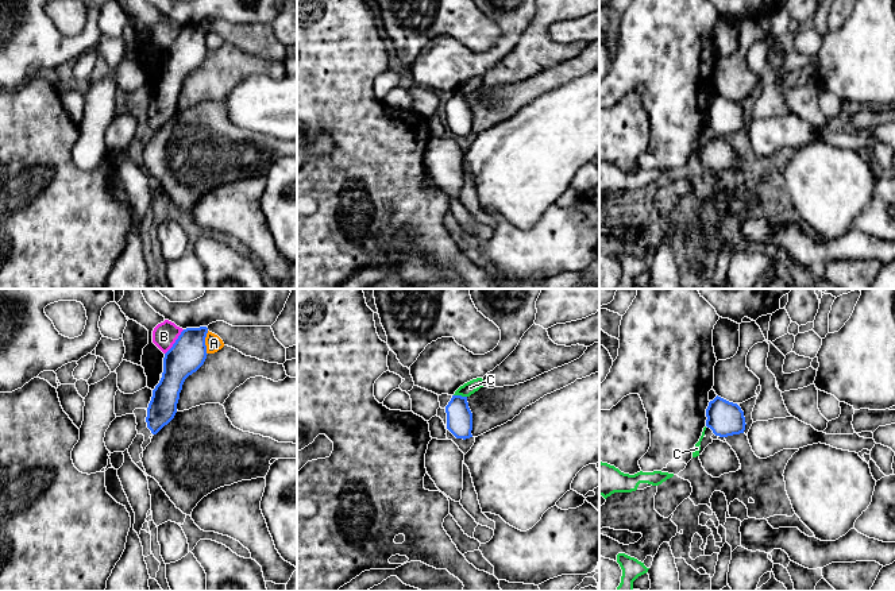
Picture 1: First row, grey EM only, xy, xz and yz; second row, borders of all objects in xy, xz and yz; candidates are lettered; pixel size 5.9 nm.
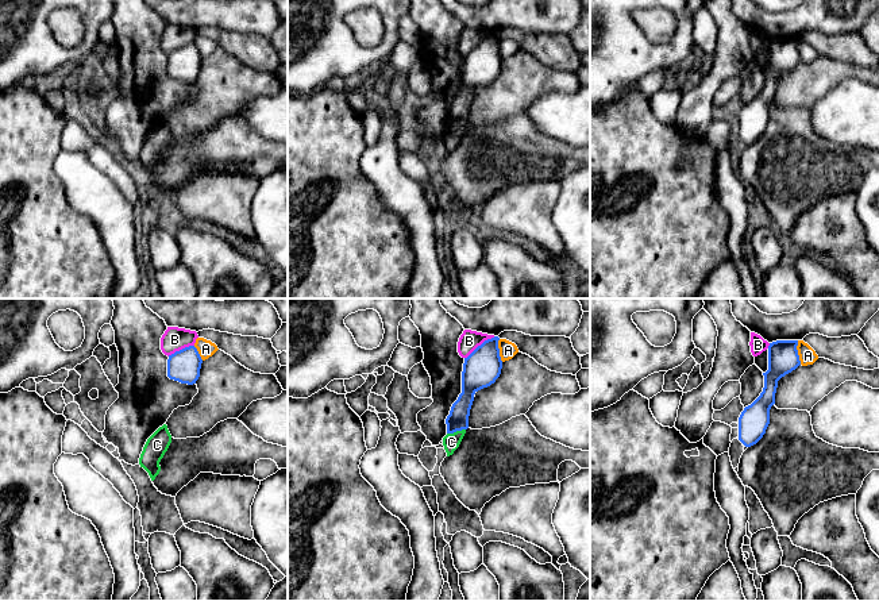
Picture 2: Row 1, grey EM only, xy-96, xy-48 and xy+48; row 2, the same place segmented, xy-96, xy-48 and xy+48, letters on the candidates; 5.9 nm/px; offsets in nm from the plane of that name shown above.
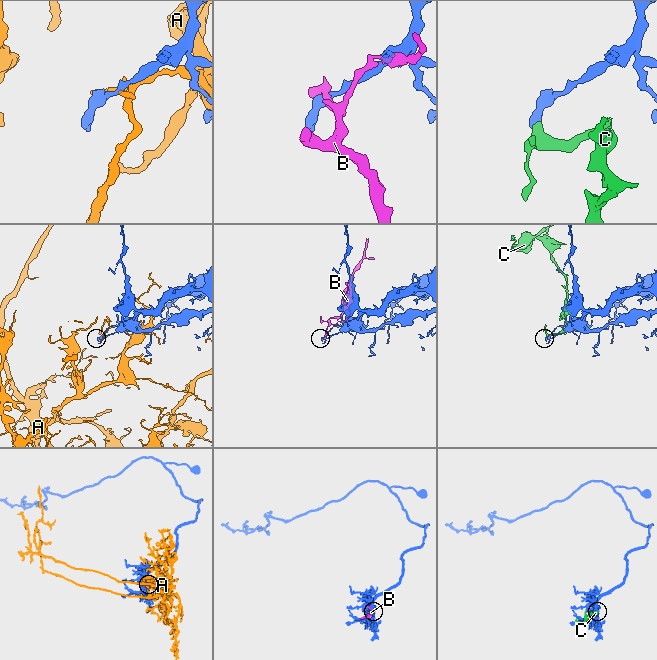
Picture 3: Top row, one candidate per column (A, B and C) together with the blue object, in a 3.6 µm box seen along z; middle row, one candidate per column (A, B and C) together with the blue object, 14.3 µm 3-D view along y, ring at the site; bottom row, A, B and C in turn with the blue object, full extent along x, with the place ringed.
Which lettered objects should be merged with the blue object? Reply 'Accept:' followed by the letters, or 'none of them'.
Accept: none of them

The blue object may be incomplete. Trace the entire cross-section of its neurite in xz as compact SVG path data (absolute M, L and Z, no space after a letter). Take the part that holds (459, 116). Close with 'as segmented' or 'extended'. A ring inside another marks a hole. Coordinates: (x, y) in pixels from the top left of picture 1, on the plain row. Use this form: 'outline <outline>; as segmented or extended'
outline M452 93L451 98L445 104L447 111L447 127L456 136L472 135L472 111L468 105L467 94Z; as segmented

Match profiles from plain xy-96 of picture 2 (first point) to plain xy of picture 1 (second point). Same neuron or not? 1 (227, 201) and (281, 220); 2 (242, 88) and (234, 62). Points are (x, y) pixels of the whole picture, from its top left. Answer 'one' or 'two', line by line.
1: two
2: one

